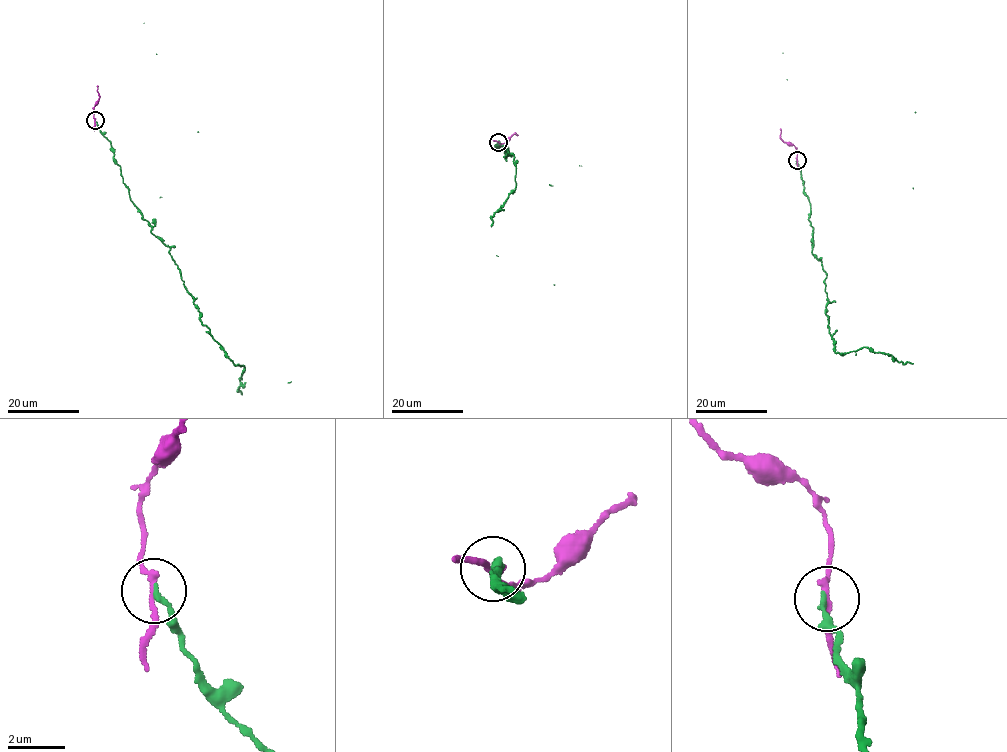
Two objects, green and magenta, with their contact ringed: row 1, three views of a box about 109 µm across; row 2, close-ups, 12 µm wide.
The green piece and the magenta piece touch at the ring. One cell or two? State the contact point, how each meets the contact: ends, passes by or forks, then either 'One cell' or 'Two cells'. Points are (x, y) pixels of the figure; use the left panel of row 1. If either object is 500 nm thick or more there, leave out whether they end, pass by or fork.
Place: (95, 120). At the ring green ends. At the ring magenta passes by. Two cells

